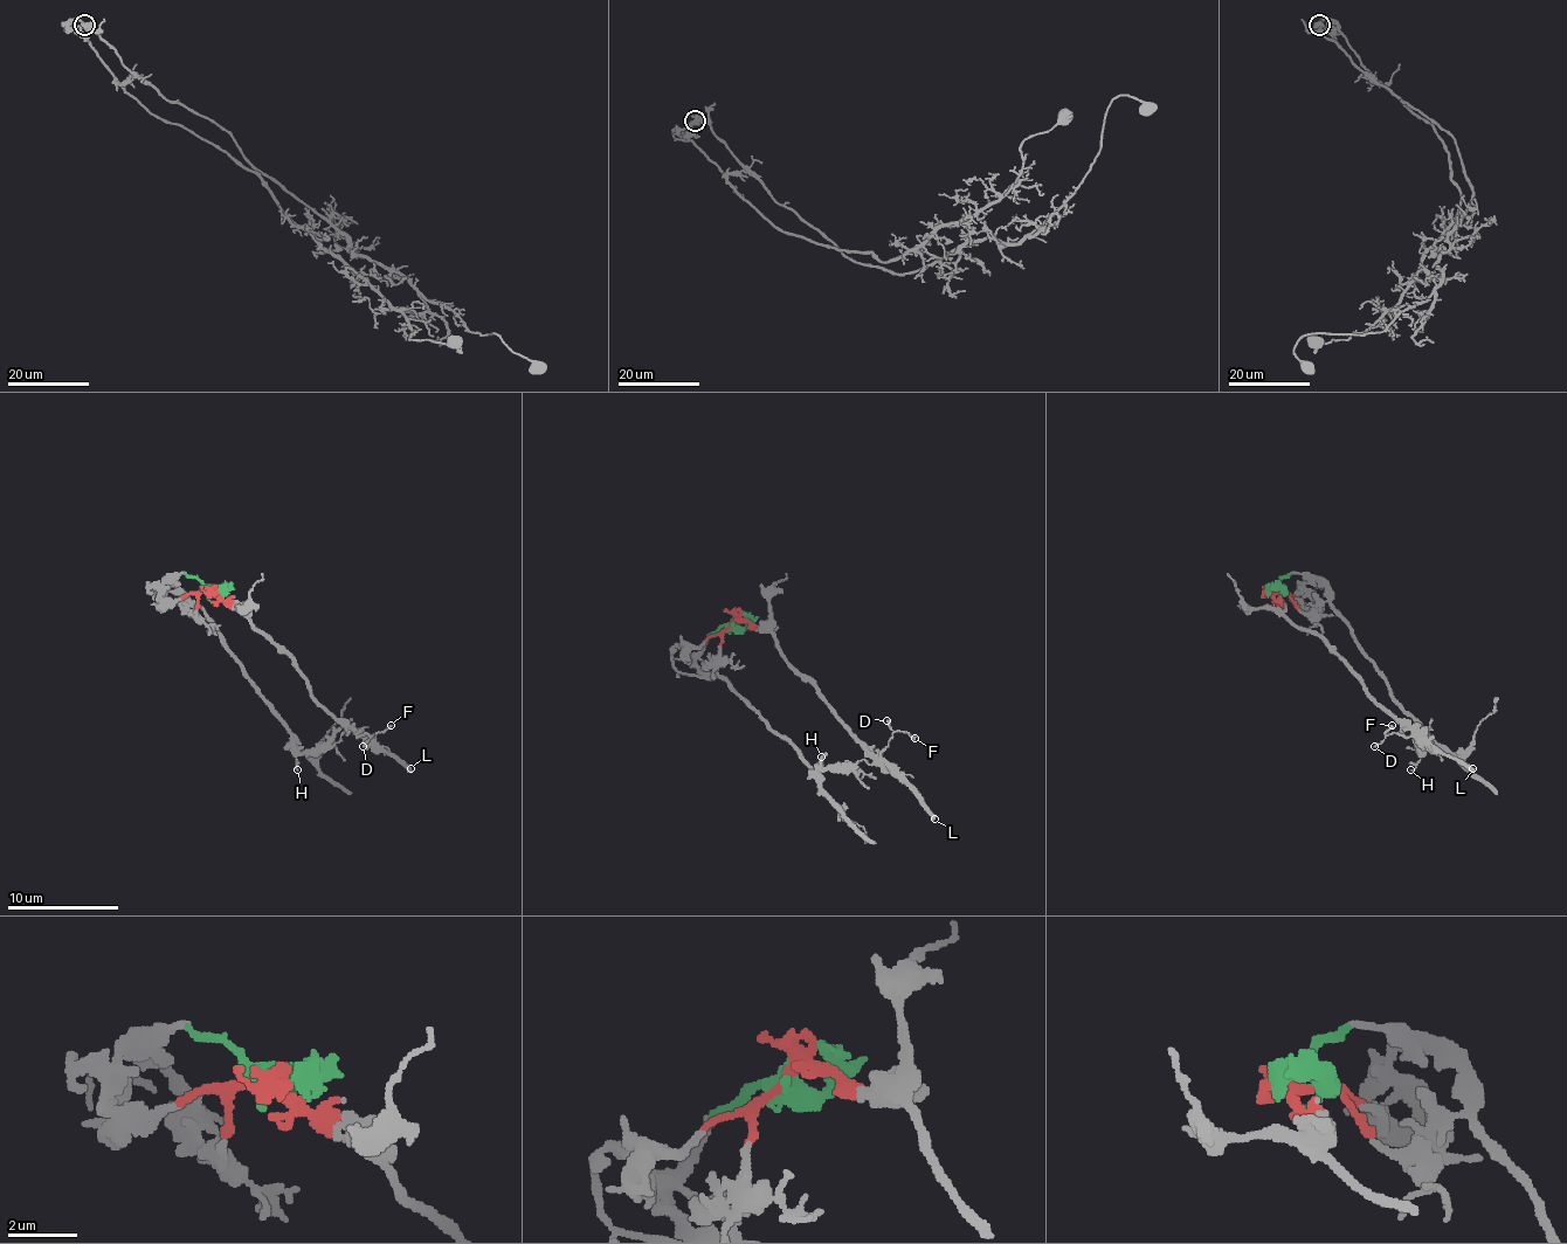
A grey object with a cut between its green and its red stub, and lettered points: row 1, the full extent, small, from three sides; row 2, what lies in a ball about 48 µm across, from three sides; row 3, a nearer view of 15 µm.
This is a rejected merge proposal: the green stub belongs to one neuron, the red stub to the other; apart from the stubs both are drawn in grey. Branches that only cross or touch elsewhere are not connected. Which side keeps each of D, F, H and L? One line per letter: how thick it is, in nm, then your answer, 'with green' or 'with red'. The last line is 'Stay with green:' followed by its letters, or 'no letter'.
D: calibre 110 nm; with red
F: calibre 140 nm; with red
H: calibre 80 nm; with green
L: calibre 320 nm; with red
Stay with green: H

